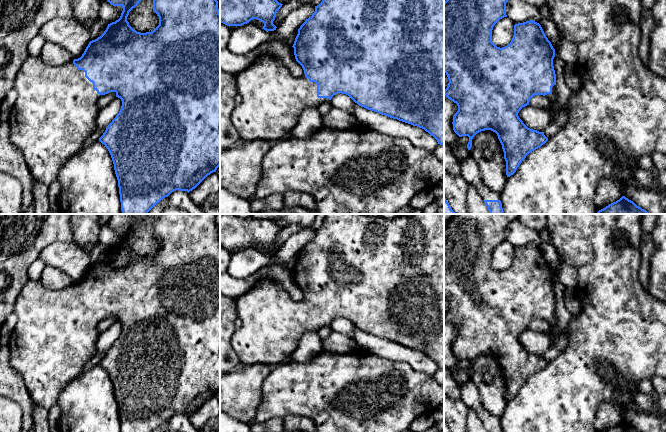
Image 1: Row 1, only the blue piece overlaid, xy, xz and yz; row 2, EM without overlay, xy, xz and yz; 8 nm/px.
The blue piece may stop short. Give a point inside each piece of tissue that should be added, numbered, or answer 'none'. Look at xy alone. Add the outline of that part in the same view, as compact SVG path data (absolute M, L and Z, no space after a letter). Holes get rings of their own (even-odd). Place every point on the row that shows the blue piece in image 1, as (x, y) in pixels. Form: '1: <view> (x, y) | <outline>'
1: xy (55, 112) | M29 56L14 81L17 100L8 117L10 139L22 153L27 170L45 185L58 179L58 173L65 161L81 149L83 143L96 129L96 117L99 112L98 99L102 95L93 89L93 83L85 77L83 70L77 69L73 60L63 65L50 65L40 57Z

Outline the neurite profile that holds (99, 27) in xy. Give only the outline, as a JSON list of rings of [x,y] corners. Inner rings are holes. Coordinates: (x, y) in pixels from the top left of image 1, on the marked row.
[[[97,19],[93,25],[93,27],[90,29],[90,41],[97,39],[98,37],[100,37],[104,31],[106,30],[108,26],[108,23],[101,20],[101,19]]]

